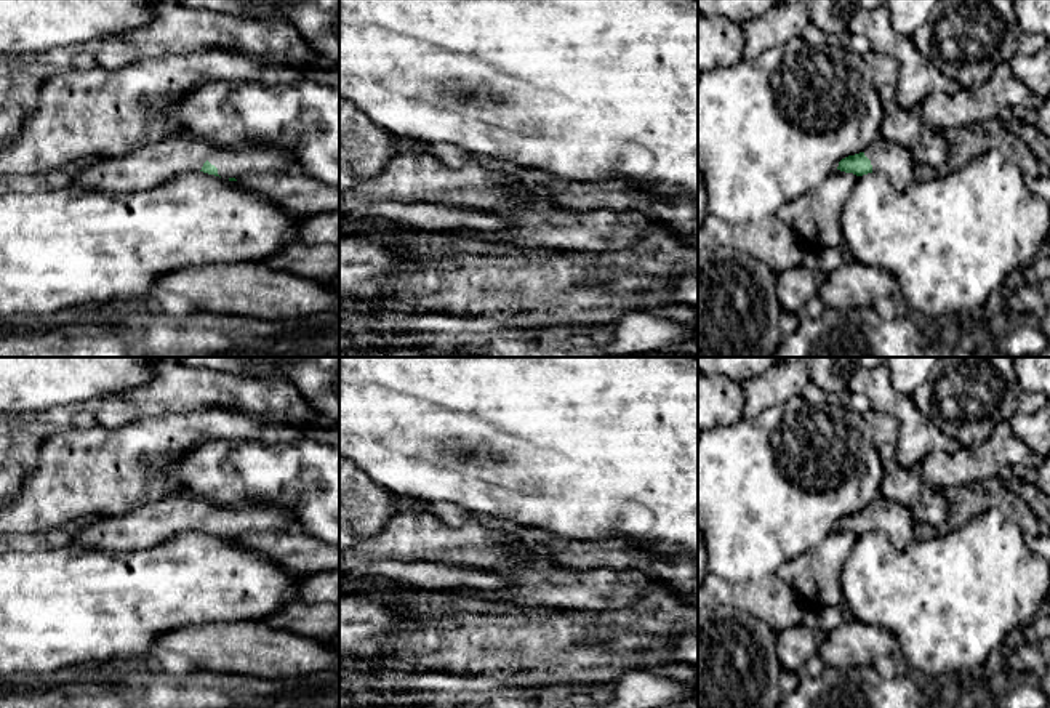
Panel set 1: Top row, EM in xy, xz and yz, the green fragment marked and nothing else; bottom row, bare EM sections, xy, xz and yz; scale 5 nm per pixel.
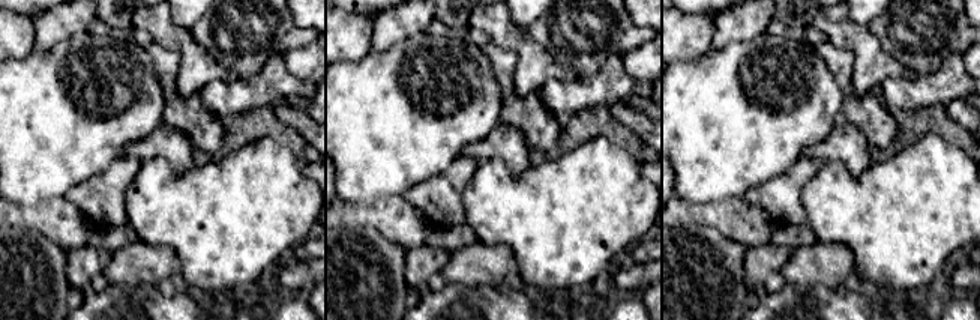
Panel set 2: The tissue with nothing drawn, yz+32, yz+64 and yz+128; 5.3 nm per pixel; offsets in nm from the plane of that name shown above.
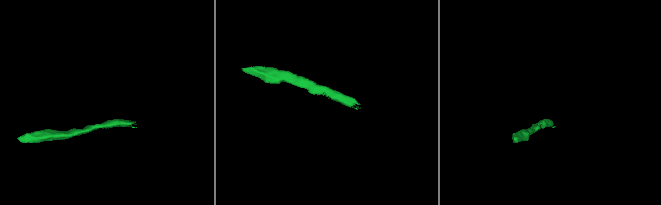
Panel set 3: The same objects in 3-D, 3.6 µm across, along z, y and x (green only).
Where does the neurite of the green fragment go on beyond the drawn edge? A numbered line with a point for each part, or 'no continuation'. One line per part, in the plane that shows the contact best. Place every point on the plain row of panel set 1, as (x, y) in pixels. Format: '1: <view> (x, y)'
1: xy (146, 526)

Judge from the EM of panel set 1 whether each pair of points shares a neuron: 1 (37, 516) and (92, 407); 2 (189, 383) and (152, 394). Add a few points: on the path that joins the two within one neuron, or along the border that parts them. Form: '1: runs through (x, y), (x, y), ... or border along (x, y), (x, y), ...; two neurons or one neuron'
1: border along (136, 420), (114, 426), (100, 425); two neurons
2: runs through (180, 388), (172, 388), (162, 394); one neuron

